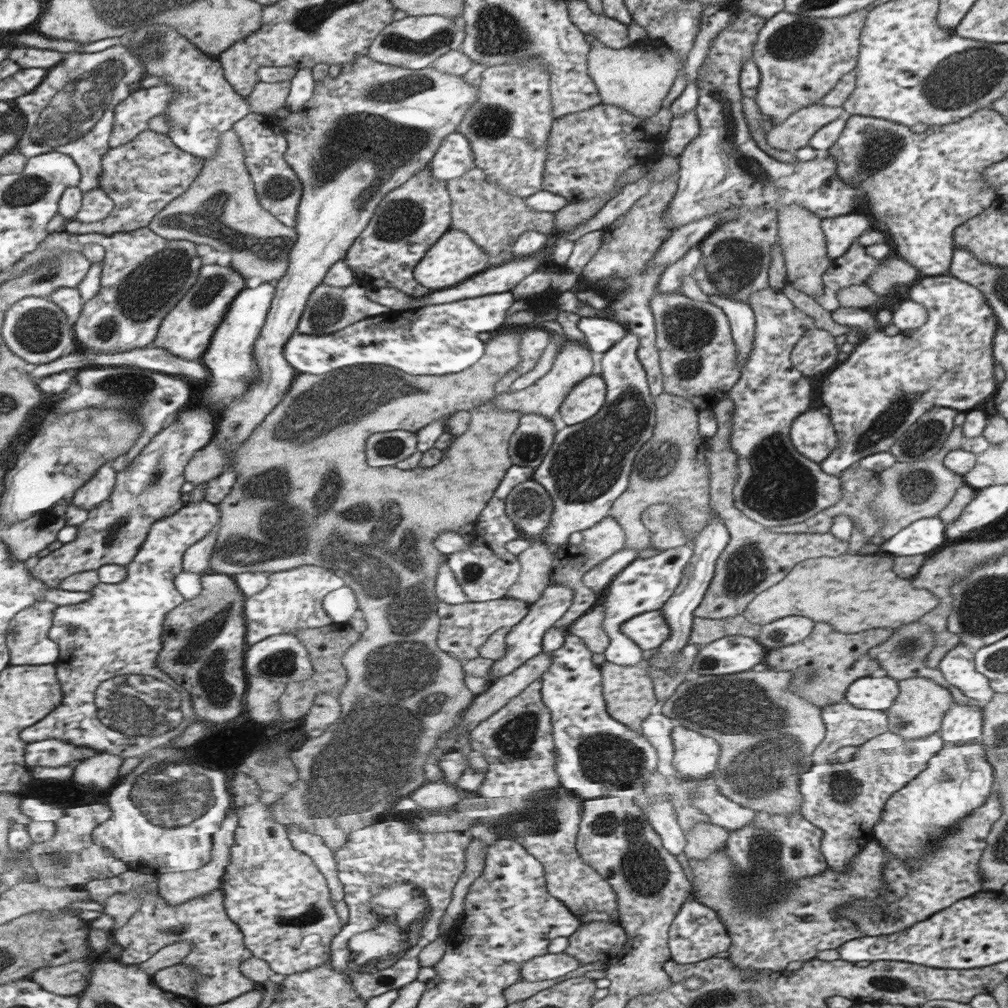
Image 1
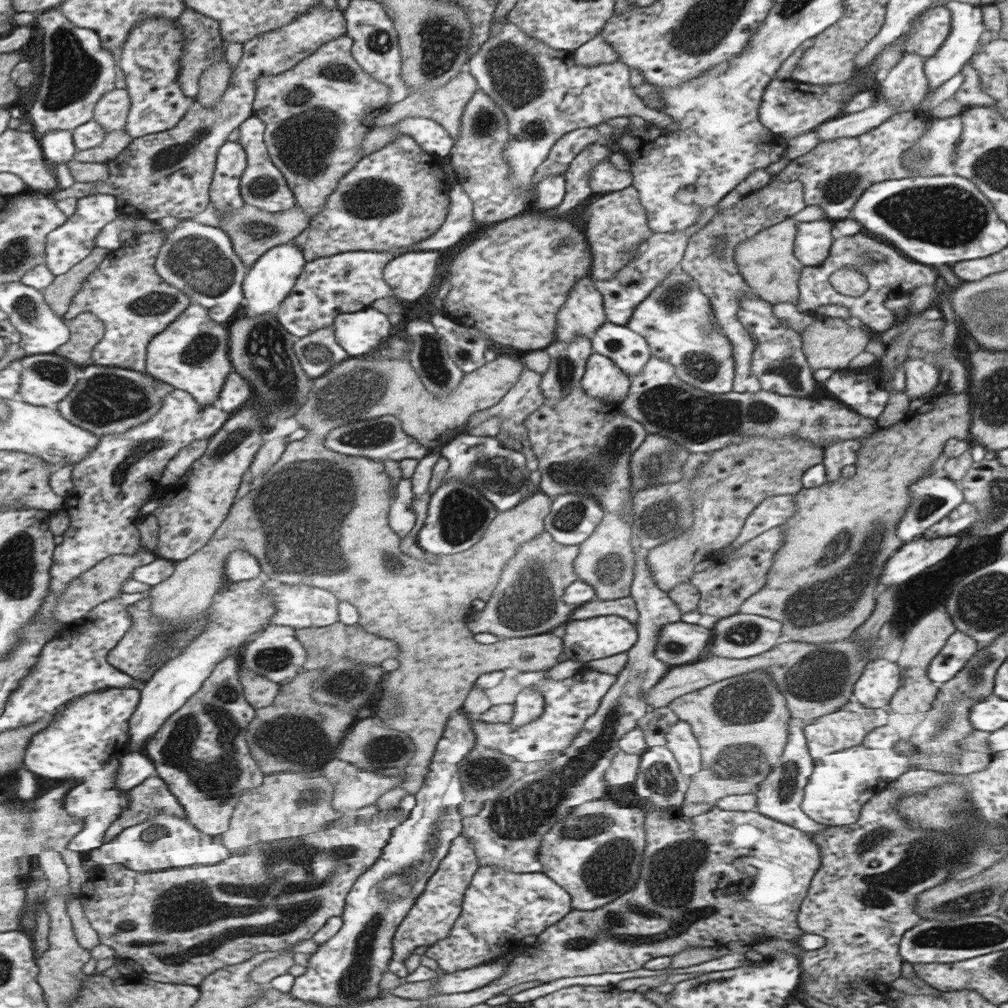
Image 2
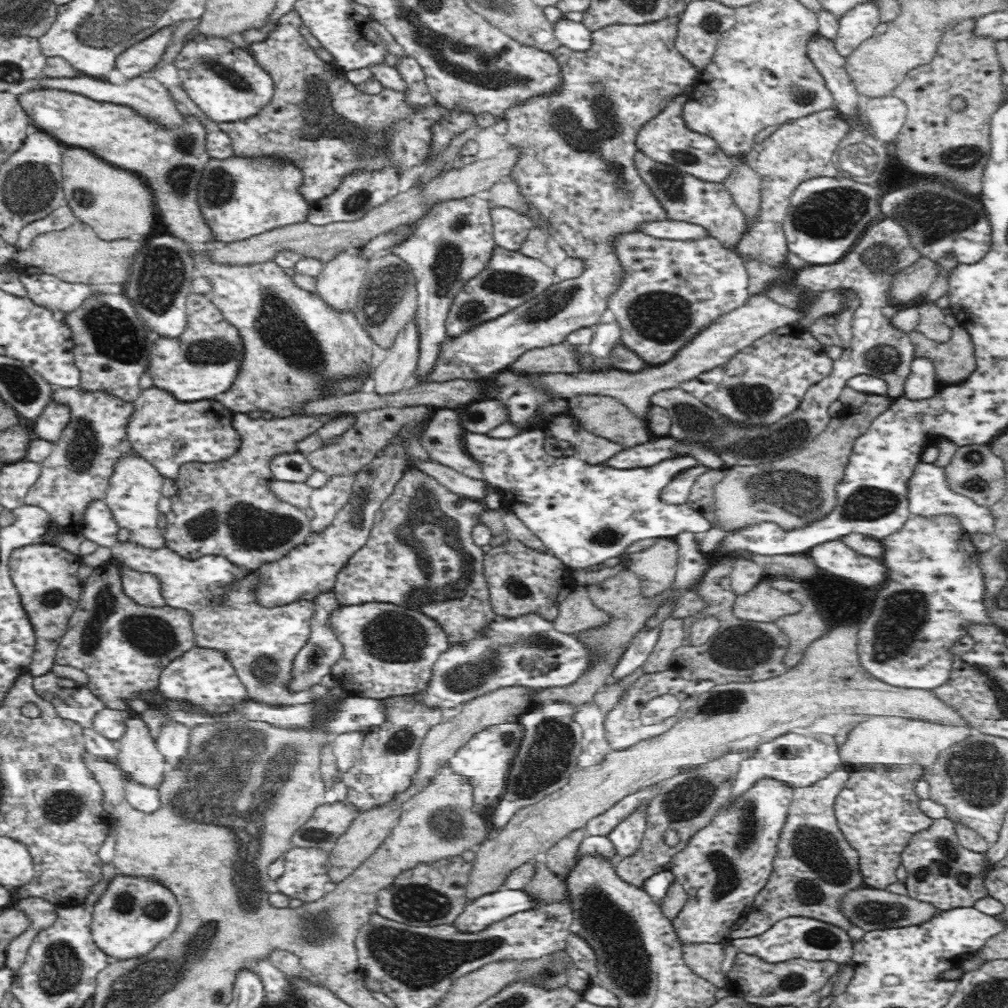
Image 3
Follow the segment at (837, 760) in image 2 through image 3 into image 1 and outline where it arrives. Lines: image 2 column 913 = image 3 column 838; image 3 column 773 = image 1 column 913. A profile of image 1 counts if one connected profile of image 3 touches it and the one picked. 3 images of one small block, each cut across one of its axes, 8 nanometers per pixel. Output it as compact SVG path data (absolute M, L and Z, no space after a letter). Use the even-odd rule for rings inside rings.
M927 736L923 740L909 740L897 752L881 752L883 756L871 760L849 760L843 764L817 764L799 778L799 792L803 796L801 816L823 832L819 852L827 862L827 870L837 874L851 872L855 856L867 842L873 840L873 826L881 820L889 796L911 782L927 768L927 762L945 748L941 736Z

